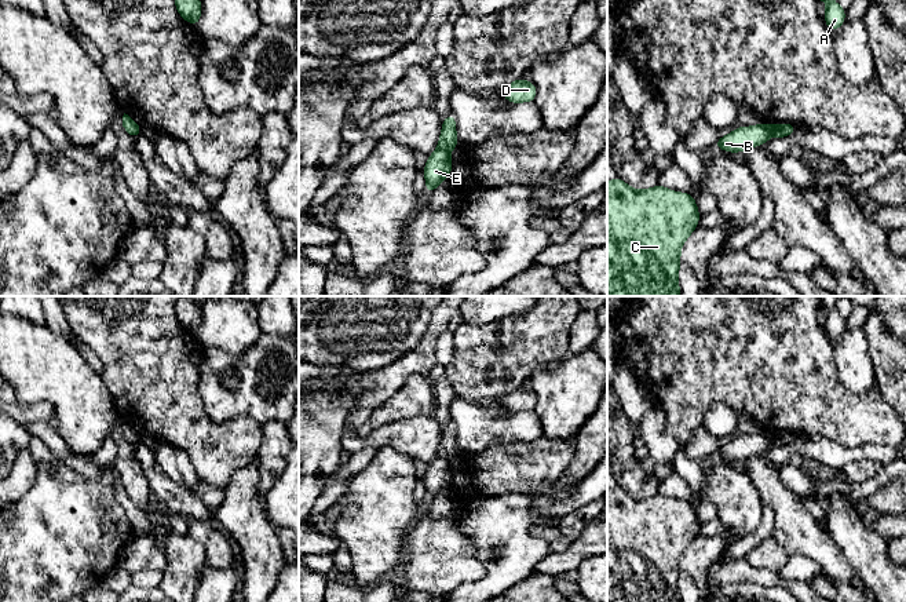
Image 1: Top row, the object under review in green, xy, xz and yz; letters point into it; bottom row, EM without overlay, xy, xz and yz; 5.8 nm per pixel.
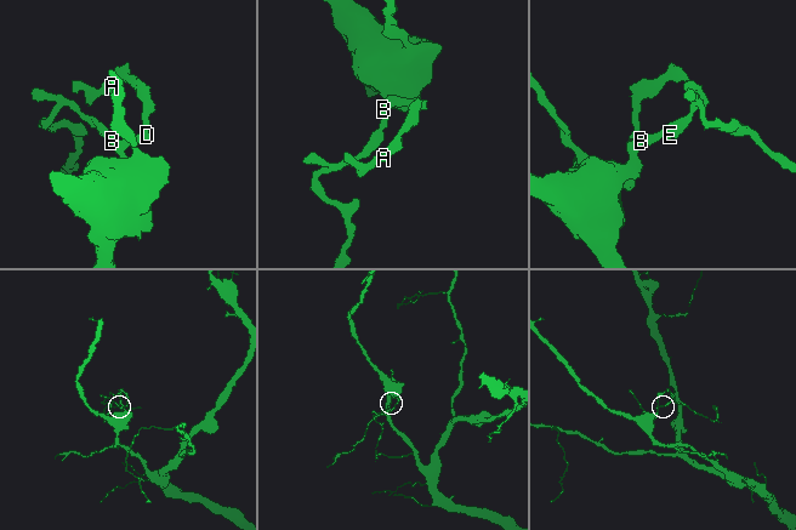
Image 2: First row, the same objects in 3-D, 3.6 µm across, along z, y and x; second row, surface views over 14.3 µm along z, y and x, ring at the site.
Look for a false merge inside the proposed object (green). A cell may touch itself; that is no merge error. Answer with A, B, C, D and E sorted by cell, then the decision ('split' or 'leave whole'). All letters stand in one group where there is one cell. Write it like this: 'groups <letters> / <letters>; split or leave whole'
groups A B C D / E; split

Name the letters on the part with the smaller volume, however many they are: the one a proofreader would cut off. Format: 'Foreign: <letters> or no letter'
Foreign: E

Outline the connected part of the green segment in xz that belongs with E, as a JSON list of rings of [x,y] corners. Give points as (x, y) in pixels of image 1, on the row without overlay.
[[[436,457],[428,464],[425,477],[421,481],[427,489],[425,503],[430,503],[442,489],[450,485],[452,468],[449,460]]]

